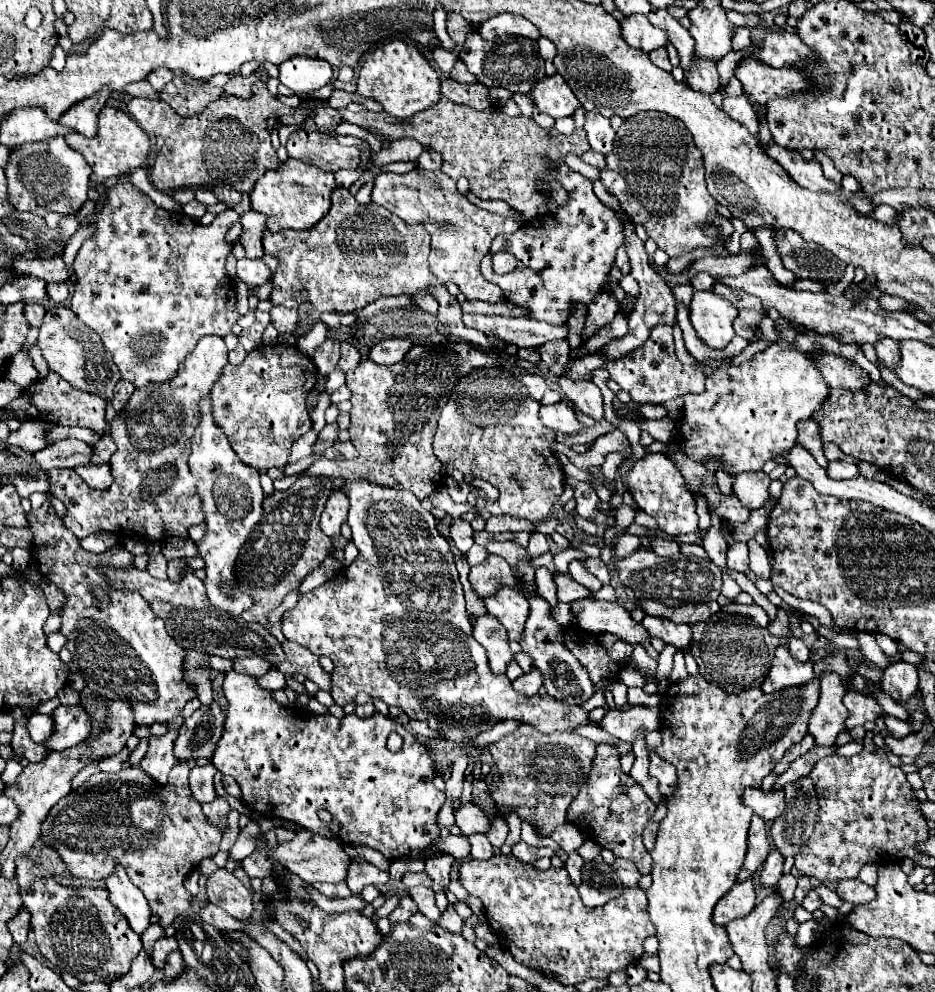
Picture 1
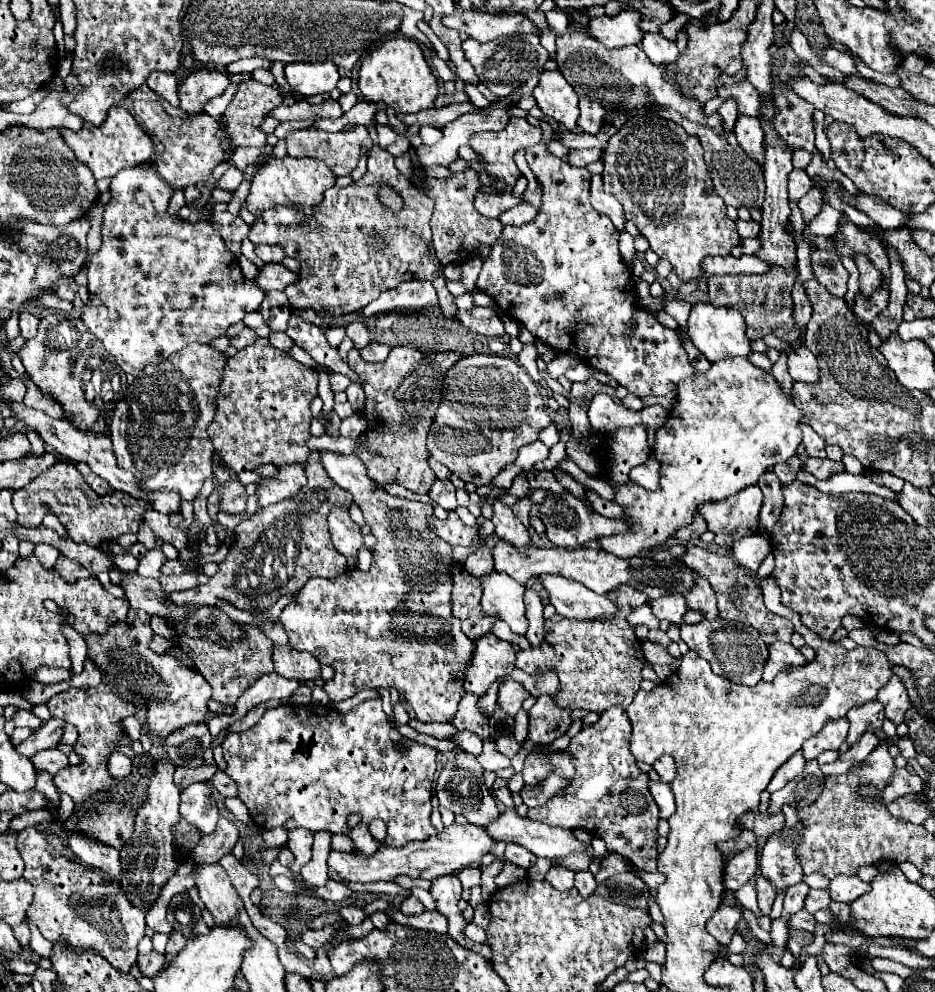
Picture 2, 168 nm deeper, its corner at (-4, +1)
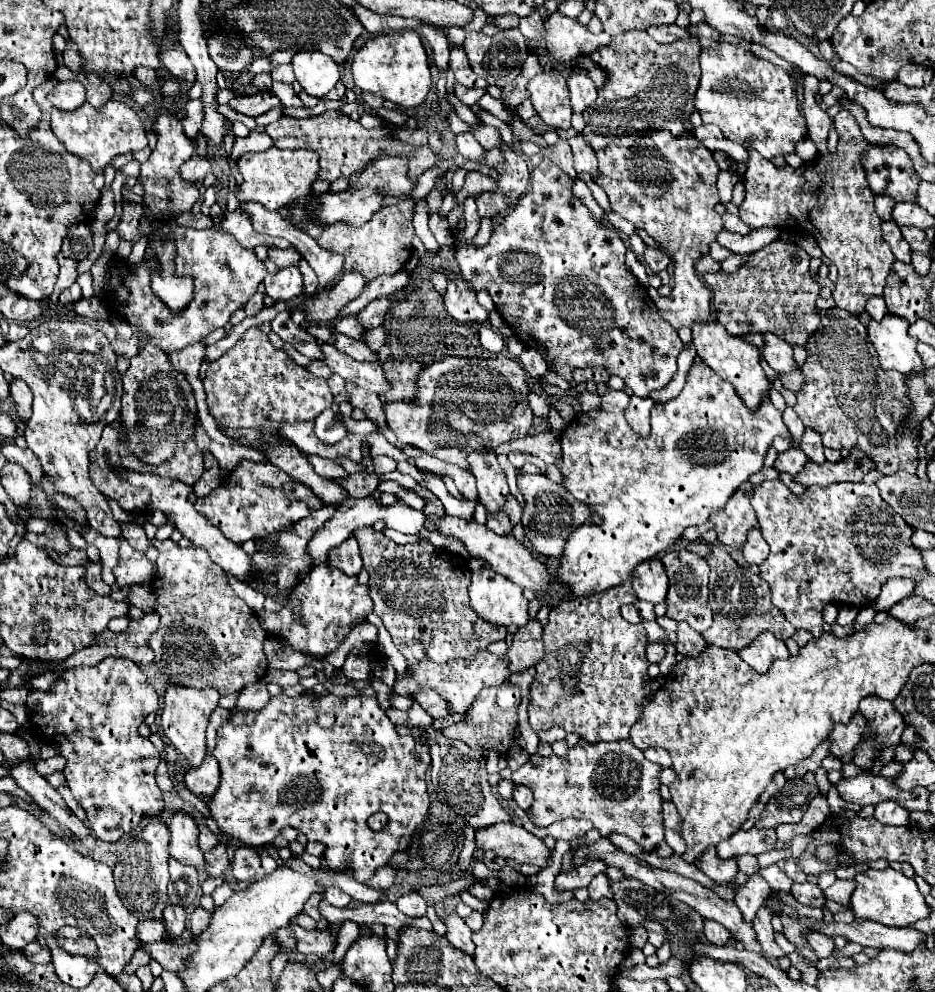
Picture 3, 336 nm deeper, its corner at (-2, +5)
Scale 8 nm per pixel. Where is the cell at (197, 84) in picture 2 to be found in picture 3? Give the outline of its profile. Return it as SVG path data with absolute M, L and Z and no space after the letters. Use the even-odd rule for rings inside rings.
M162 50L160 62L178 78L178 80L196 80L196 70L192 62L186 58L186 52L182 50Z

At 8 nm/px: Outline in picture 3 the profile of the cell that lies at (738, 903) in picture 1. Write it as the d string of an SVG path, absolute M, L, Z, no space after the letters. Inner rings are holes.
M704 920L704 936L708 942L712 942L716 946L726 946L728 940L732 938L732 934L714 920Z

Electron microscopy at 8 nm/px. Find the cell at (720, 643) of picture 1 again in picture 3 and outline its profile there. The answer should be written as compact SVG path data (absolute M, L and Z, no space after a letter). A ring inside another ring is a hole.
M678 622L678 644L676 644L676 652L684 654L684 656L700 656L702 648L708 648L710 644L702 638L702 634L698 634L696 630L692 630L686 622Z

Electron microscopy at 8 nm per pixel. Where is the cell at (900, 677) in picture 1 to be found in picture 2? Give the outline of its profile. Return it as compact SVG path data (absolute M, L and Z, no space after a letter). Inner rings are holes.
M892 676L888 680L888 684L878 690L876 700L882 702L884 716L888 720L892 720L896 726L904 722L904 714L912 706L912 702L910 702L910 698L906 694L906 688L904 688L904 684L900 682L898 676Z

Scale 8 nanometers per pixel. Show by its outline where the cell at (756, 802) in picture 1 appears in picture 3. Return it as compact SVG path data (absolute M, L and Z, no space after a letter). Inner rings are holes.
M750 828L732 834L728 840L722 840L716 850L720 858L738 858L742 854L762 854L776 846L776 828Z

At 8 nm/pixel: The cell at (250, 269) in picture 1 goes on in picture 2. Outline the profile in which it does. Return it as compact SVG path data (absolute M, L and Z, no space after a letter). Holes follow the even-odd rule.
M266 264L260 272L258 272L258 286L266 292L270 290L284 290L290 284L296 284L298 274L290 272L286 266L282 264Z

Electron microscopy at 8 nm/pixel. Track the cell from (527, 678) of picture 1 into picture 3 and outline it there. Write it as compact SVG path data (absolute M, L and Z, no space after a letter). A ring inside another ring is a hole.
M504 682L502 686L496 688L486 688L482 694L478 694L474 706L468 710L468 720L452 724L442 730L446 738L456 738L466 744L470 744L474 750L480 750L482 754L486 752L508 752L510 742L516 736L516 726L518 726L518 706L520 706L520 686Z

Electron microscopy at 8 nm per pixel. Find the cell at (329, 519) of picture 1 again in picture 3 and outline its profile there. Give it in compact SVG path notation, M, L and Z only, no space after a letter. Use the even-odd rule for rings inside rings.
M350 536L346 542L334 546L334 550L330 550L328 564L334 566L334 568L340 568L344 574L358 576L360 570L362 570L362 558L360 558L358 540L354 536Z

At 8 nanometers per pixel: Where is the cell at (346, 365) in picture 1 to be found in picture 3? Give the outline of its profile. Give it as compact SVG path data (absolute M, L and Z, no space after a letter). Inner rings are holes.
M376 298L374 302L370 302L364 310L360 310L356 314L358 322L364 326L364 328L376 328L382 324L384 320L384 314L390 310L390 298Z

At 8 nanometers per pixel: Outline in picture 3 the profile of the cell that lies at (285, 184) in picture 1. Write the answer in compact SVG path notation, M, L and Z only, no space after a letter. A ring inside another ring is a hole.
M276 146L266 152L242 154L238 166L244 180L236 198L240 202L260 202L266 208L282 208L296 198L312 196L312 184L318 180L320 172L318 154L310 150L280 150Z

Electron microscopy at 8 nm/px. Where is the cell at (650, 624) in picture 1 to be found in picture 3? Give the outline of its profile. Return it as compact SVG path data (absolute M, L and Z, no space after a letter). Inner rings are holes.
M658 558L646 560L636 566L632 574L632 584L636 590L636 596L640 600L660 604L666 602L668 596L668 578L662 562Z

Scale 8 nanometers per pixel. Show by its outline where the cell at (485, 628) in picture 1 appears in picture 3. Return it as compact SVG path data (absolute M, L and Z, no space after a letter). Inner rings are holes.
M484 648L484 650L478 650L474 658L468 658L462 662L450 662L450 664L420 662L414 672L410 672L410 674L404 672L402 676L396 678L394 692L402 694L402 696L412 696L422 686L430 686L442 698L446 698L450 702L450 710L454 714L454 712L466 712L474 704L480 690L484 690L488 686L502 686L502 682L506 682L508 676L510 676L510 660L504 656L496 656L488 648Z

